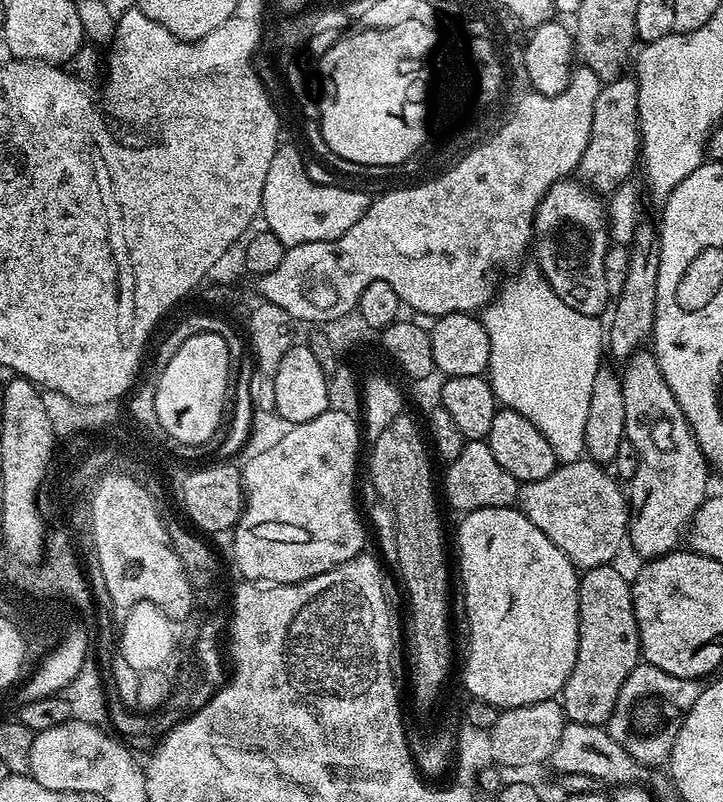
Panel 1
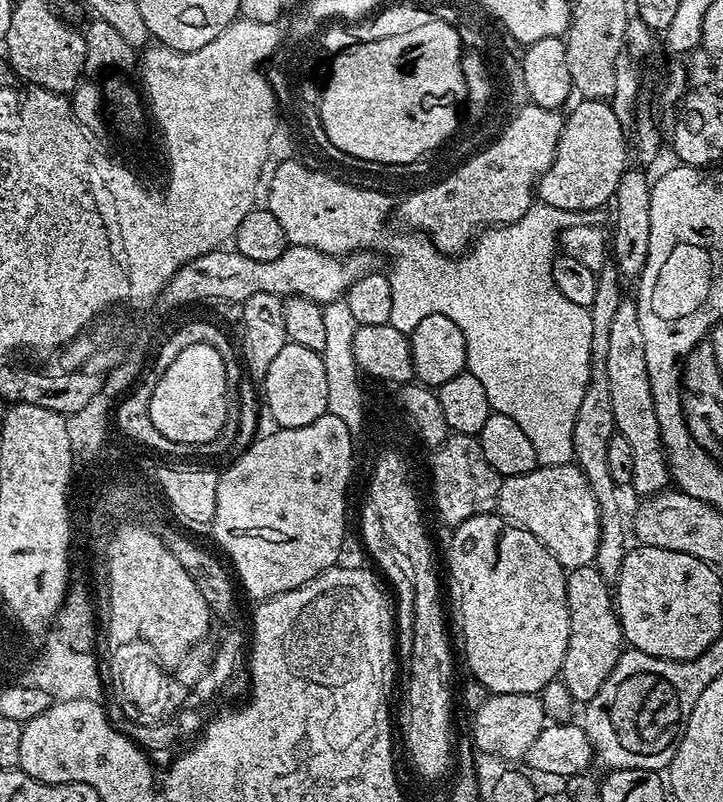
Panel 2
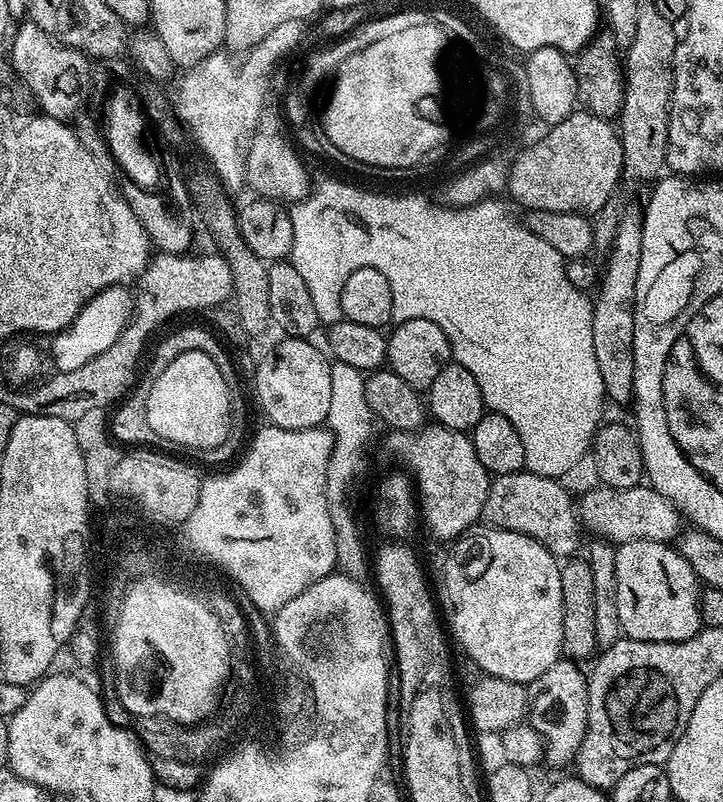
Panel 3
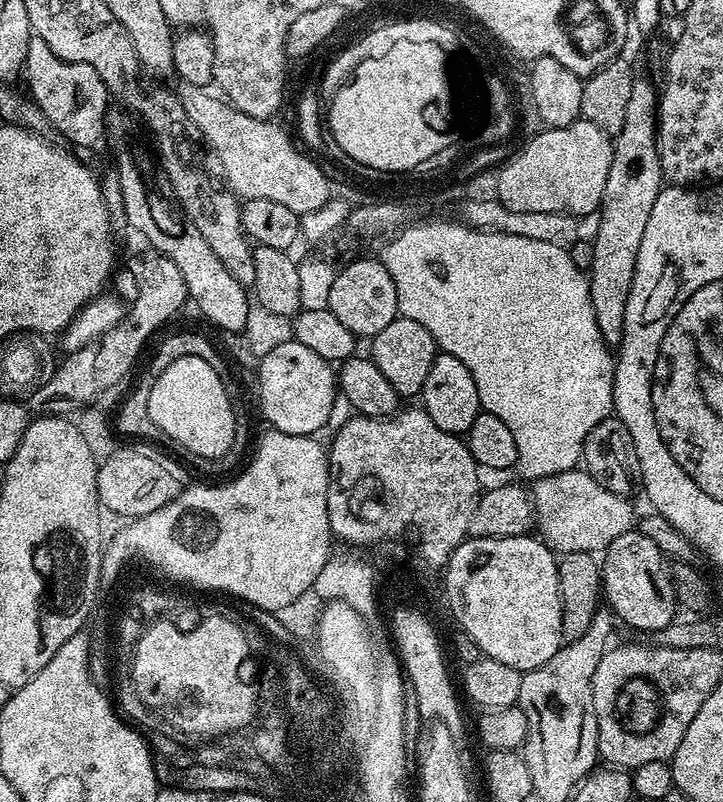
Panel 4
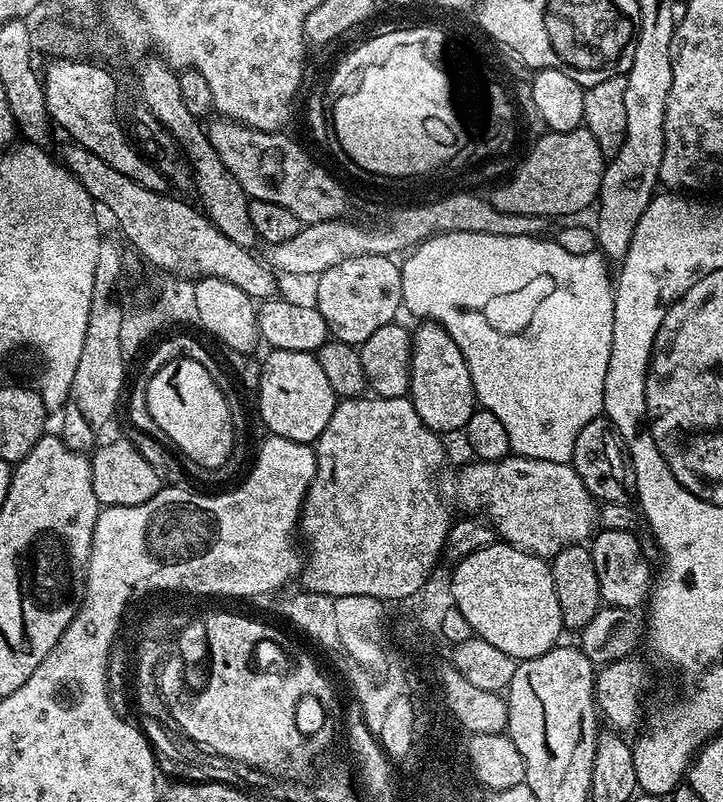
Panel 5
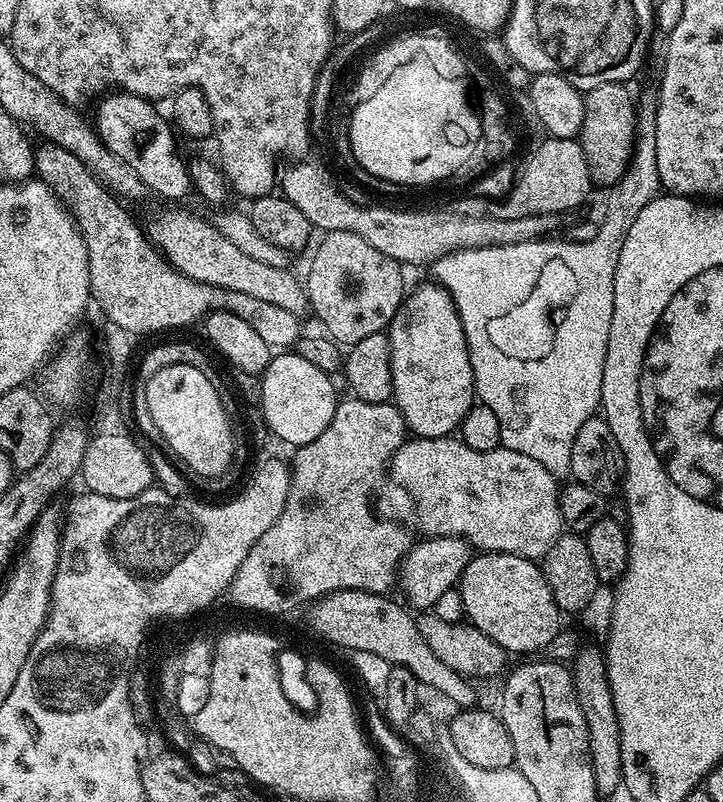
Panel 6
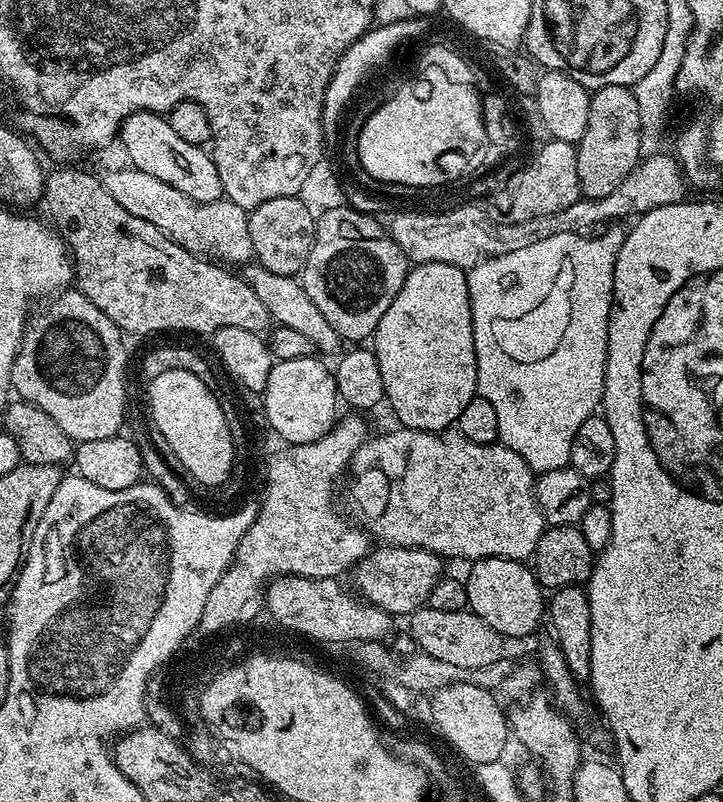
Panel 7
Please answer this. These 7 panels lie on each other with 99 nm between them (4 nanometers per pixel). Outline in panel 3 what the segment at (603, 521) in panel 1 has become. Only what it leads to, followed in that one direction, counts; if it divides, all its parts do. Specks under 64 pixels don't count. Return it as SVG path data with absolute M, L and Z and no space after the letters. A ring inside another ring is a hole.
M527 470L495 477L488 485L483 523L534 538L557 558L575 557L582 533L578 504L560 484L563 483L555 476L543 476Z

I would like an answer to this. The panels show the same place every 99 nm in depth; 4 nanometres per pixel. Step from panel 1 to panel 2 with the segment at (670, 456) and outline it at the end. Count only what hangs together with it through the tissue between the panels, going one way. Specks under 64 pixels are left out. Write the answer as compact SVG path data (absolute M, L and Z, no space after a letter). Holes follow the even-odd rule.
M621 299L610 325L610 346L606 357L606 374L610 377L610 395L614 405L614 422L619 436L630 442L634 453L634 478L630 485L640 498L655 496L670 484L668 454L660 437L658 414L654 410L654 394L650 390L650 374L646 374L646 346L642 342L642 326L638 322L636 302Z

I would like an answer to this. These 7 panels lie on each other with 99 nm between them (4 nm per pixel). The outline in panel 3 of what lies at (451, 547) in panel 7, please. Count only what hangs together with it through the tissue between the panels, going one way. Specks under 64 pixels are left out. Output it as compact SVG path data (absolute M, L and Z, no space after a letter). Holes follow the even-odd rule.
M596 486L593 492L588 492L578 500L578 515L581 525L588 528L600 538L607 538L617 545L625 544L631 540L659 540L661 542L672 542L681 535L680 520L682 514L662 494L658 494L651 486L637 486L635 488L610 488L607 486Z

